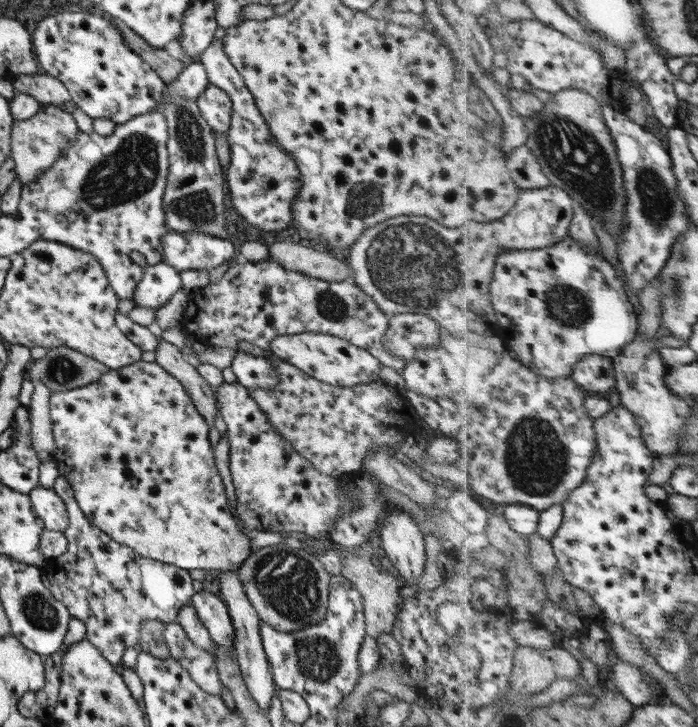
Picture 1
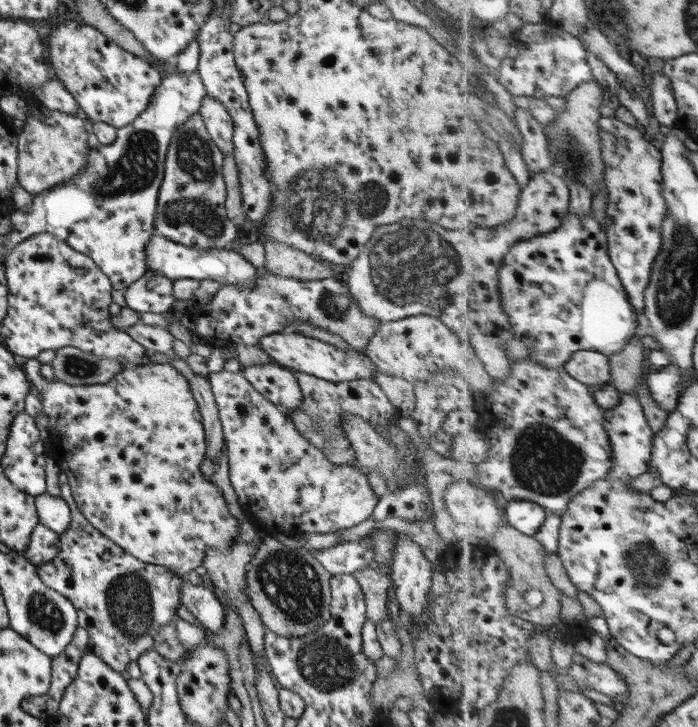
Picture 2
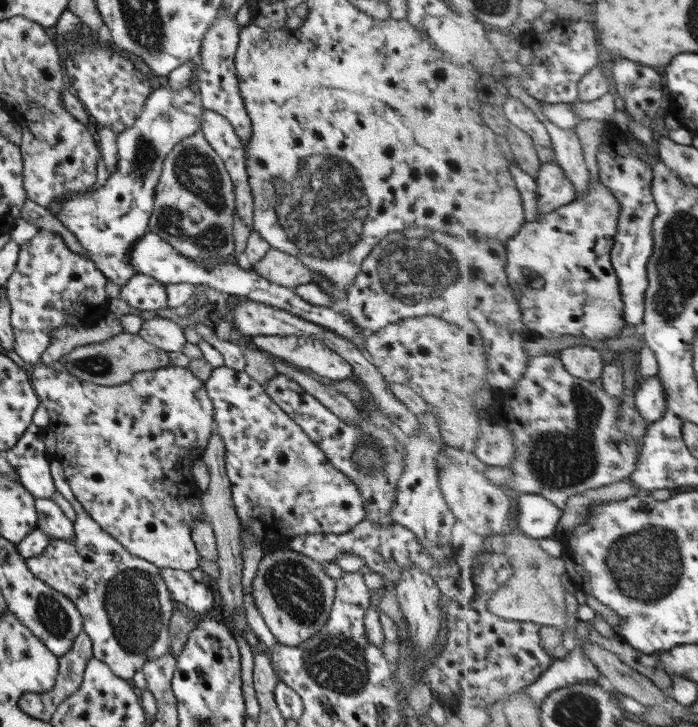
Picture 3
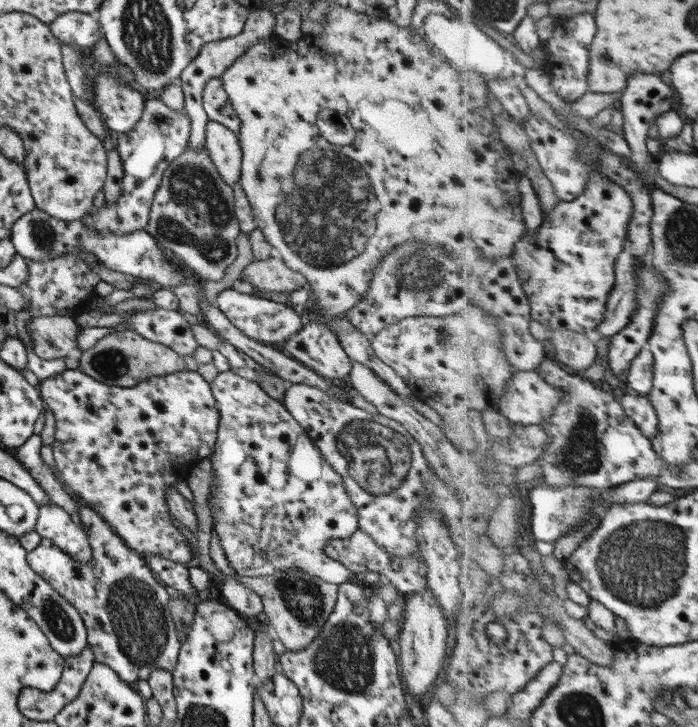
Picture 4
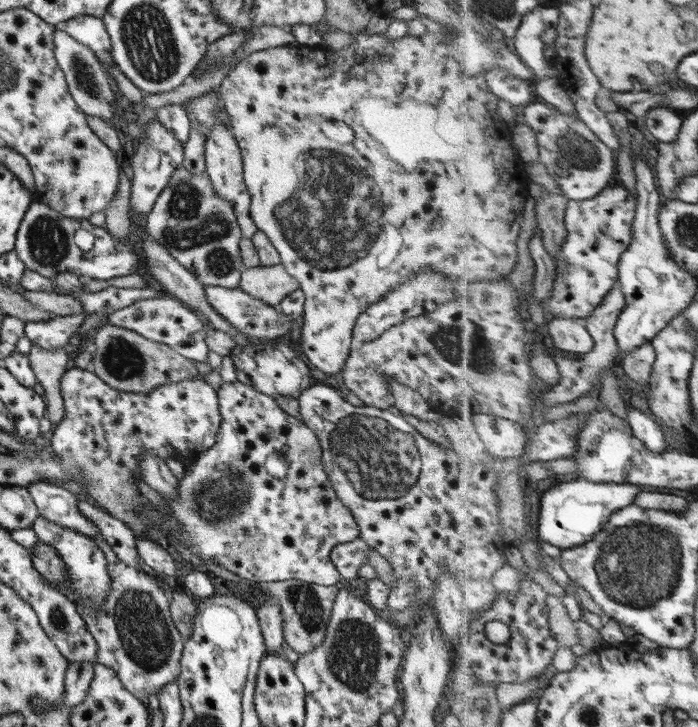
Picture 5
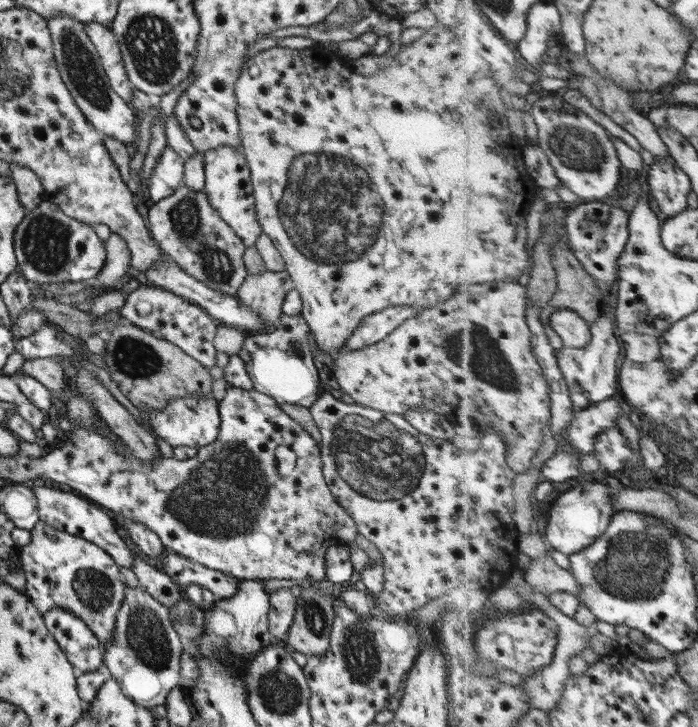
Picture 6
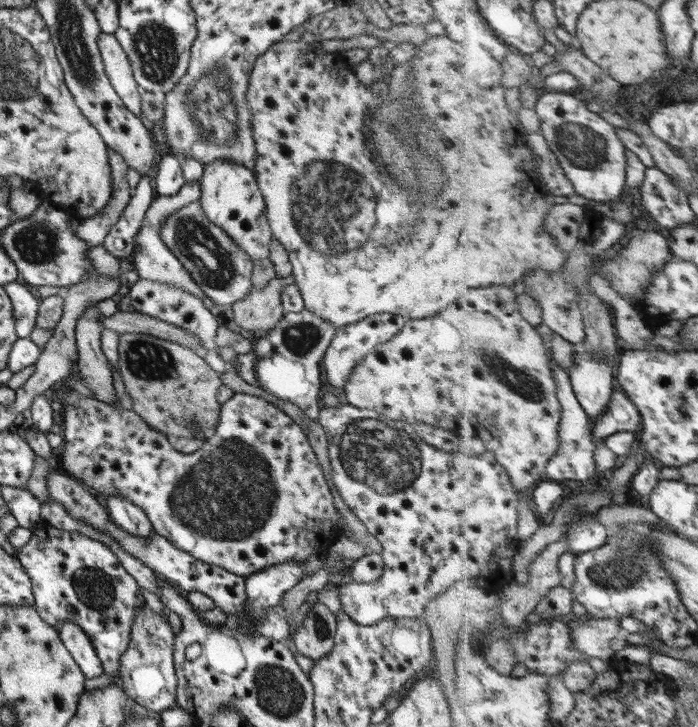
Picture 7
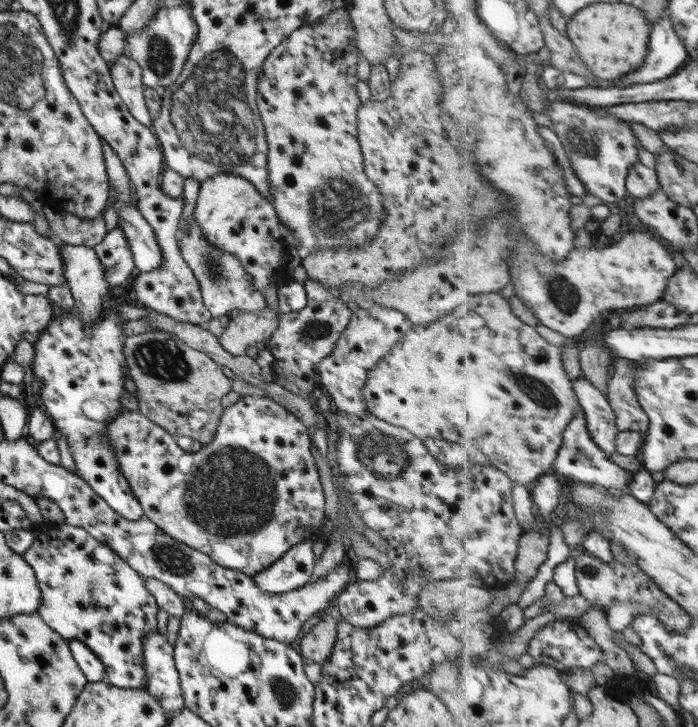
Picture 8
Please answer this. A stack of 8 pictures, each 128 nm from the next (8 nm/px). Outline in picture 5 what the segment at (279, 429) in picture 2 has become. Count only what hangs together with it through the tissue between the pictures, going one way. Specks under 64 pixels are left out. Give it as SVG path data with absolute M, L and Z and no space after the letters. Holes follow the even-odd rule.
M221 382L219 384L219 388L217 388L216 397L218 400L218 411L221 417L220 425L216 434L215 442L213 443L213 446L210 446L207 450L204 450L203 452L200 452L200 454L193 458L189 463L186 463L184 466L184 477L182 481L178 481L178 492L176 492L176 496L174 498L168 498L168 500L165 500L167 503L167 507L169 508L169 514L171 514L171 518L175 521L177 524L177 528L173 529L173 531L181 531L181 533L171 533L167 532L167 534L170 533L168 538L171 537L171 534L181 540L187 548L191 549L191 552L193 554L196 554L197 556L201 556L200 558L205 558L205 560L212 560L214 564L219 564L219 566L223 566L223 568L226 568L229 570L229 572L232 572L233 574L236 574L239 576L239 578L245 578L245 580L251 580L254 584L260 583L260 582L273 582L273 581L280 581L280 580L289 580L289 579L297 579L302 581L307 581L308 583L314 584L314 585L321 585L321 586L331 586L334 585L335 582L337 582L340 578L339 573L337 572L337 569L333 566L333 563L331 562L331 559L329 558L330 550L339 543L349 542L350 540L353 540L354 538L358 537L358 529L355 525L355 521L353 521L353 515L350 513L350 510L336 497L335 491L332 489L330 480L328 479L328 476L325 474L322 460L321 460L321 449L320 444L318 443L318 438L313 434L313 432L310 431L310 428L307 428L299 419L296 419L295 417L289 416L286 412L283 412L281 408L277 407L276 401L273 397L267 396L264 393L257 392L256 389L251 388L251 386L248 386L247 384L241 384L241 382ZM273 452L277 452L279 454L279 457L282 457L285 455L287 457L287 464L288 468L282 478L274 478L267 473L267 470L265 469L265 458L269 456L269 454L273 454Z

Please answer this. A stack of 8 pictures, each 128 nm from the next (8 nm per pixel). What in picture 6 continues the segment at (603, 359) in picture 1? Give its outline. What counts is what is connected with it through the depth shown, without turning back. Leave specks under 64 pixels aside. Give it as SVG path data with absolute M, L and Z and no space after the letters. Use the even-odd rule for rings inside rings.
M555 307L551 313L550 325L563 339L567 348L585 348L592 339L592 331L584 325L579 314L571 309Z

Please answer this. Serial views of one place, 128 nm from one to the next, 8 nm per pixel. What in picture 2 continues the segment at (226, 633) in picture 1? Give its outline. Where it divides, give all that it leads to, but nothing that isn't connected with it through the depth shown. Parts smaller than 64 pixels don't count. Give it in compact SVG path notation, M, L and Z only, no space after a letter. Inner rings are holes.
M182 579L180 586L180 604L183 605L198 621L208 634L215 634L222 629L224 608L217 597L200 584L191 584Z

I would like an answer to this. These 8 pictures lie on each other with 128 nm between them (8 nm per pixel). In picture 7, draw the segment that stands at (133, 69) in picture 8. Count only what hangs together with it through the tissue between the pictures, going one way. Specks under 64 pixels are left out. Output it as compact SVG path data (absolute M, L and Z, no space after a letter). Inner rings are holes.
M100 32L98 51L104 66L104 73L121 99L121 102L135 116L142 118L139 110L139 88L132 77L132 70L126 54L112 35Z

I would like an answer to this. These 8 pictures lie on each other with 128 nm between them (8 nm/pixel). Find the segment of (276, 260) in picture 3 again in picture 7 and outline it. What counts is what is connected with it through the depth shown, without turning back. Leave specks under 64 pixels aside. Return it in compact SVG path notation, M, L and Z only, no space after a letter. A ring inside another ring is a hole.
M289 275L269 280L267 286L261 290L252 287L245 300L233 302L229 306L229 319L254 334L263 334L271 330L285 314L281 308L279 291L292 283L294 279Z

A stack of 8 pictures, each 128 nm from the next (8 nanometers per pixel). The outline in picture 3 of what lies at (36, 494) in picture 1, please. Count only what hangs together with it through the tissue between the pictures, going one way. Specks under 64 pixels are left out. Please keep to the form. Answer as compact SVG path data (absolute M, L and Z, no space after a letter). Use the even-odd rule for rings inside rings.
M48 498L34 499L34 509L37 513L36 528L55 539L72 539L73 523Z

